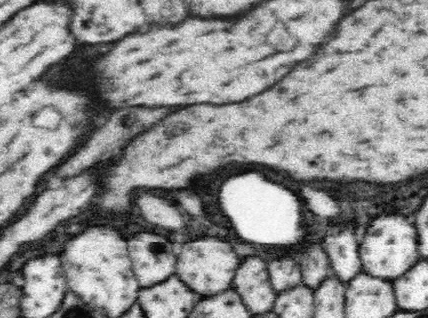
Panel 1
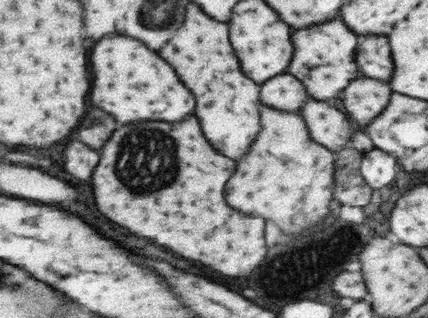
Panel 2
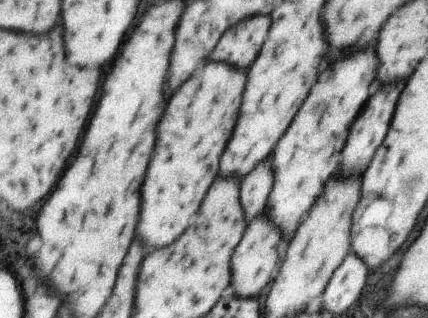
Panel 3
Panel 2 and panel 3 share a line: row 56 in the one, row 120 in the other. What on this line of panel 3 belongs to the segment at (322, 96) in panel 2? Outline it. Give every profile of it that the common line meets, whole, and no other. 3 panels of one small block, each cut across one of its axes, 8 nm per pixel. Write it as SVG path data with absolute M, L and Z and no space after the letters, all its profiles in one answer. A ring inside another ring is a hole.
M365 46L361 52L333 62L331 68L325 70L323 76L319 76L315 88L311 90L309 100L315 100L315 104L307 102L287 130L287 136L279 140L279 148L275 148L275 186L269 198L267 212L271 212L271 220L275 220L283 228L285 236L297 230L301 218L321 196L325 182L343 162L341 152L347 144L351 126L369 96L367 92L369 84L375 78L375 70L377 58L373 46Z

